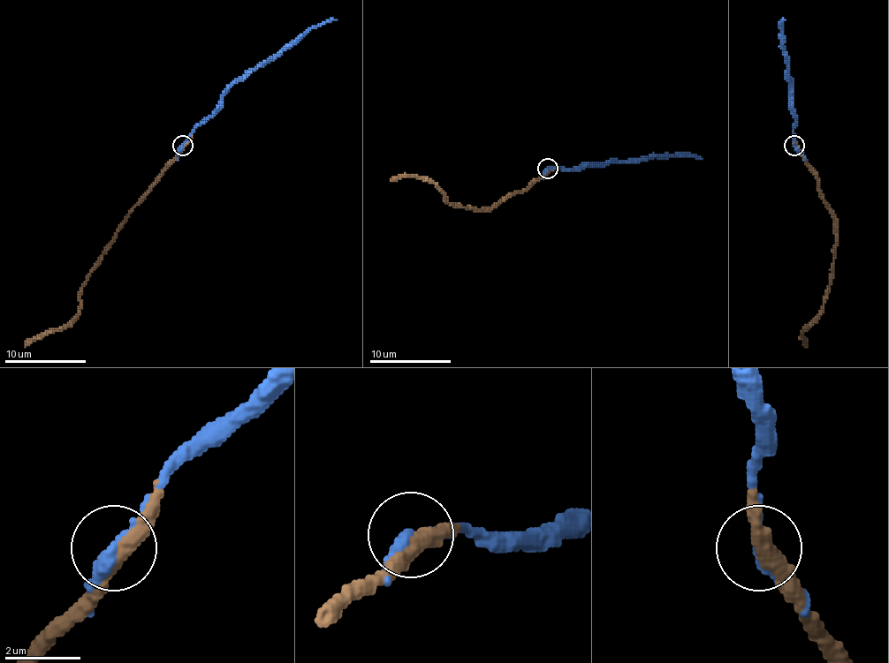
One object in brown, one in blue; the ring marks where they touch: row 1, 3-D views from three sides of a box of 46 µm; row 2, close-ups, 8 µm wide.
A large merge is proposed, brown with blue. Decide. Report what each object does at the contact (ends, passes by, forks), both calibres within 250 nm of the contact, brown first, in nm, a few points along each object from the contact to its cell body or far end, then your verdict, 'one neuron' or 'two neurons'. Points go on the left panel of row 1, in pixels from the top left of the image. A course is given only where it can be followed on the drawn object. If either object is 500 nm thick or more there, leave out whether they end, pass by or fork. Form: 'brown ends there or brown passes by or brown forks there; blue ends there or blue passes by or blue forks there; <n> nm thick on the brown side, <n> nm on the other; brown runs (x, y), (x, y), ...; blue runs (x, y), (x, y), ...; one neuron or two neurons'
brown passes by; blue passes by; 400 nm thick on the brown side, 260 nm on the other; brown runs (182, 146), (176, 160), (129, 214), (82, 288), (80, 311), (65, 325), (37, 335), (25, 347); blue runs (182, 146), (192, 131), (210, 115), (235, 83), (269, 63), (312, 27), (337, 19); one neuron

